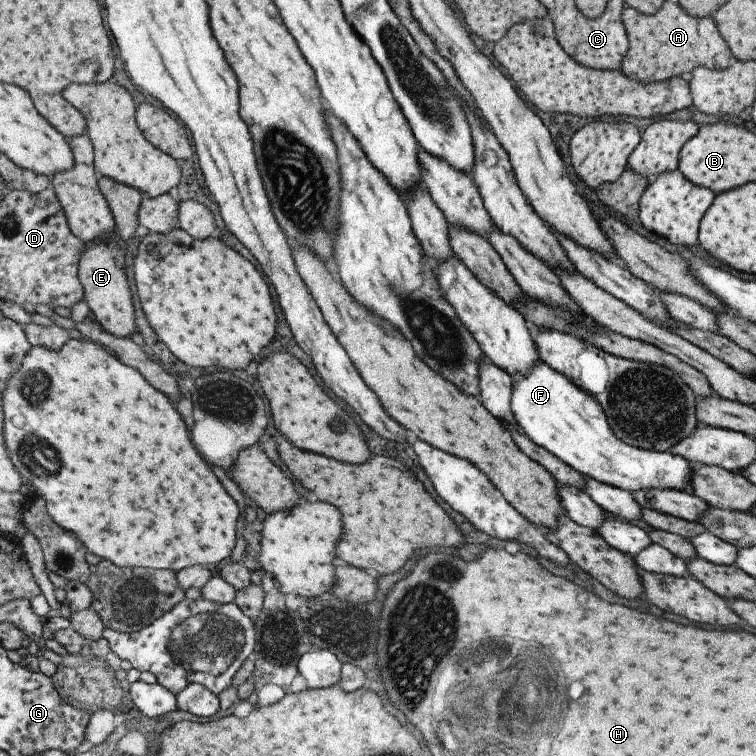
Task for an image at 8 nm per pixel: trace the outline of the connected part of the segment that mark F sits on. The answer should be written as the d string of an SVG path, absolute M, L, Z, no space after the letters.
M538 361L521 377L512 378L510 411L516 426L537 446L543 447L562 463L582 474L583 477L632 493L641 489L678 490L691 492L692 466L682 456L667 451L635 448L619 440L605 418L599 403L593 396L577 388L566 376L555 372L543 361Z

